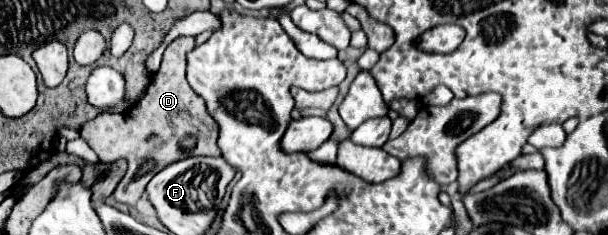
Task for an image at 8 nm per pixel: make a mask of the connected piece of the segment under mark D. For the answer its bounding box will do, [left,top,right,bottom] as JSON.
[81,38,221,206]

